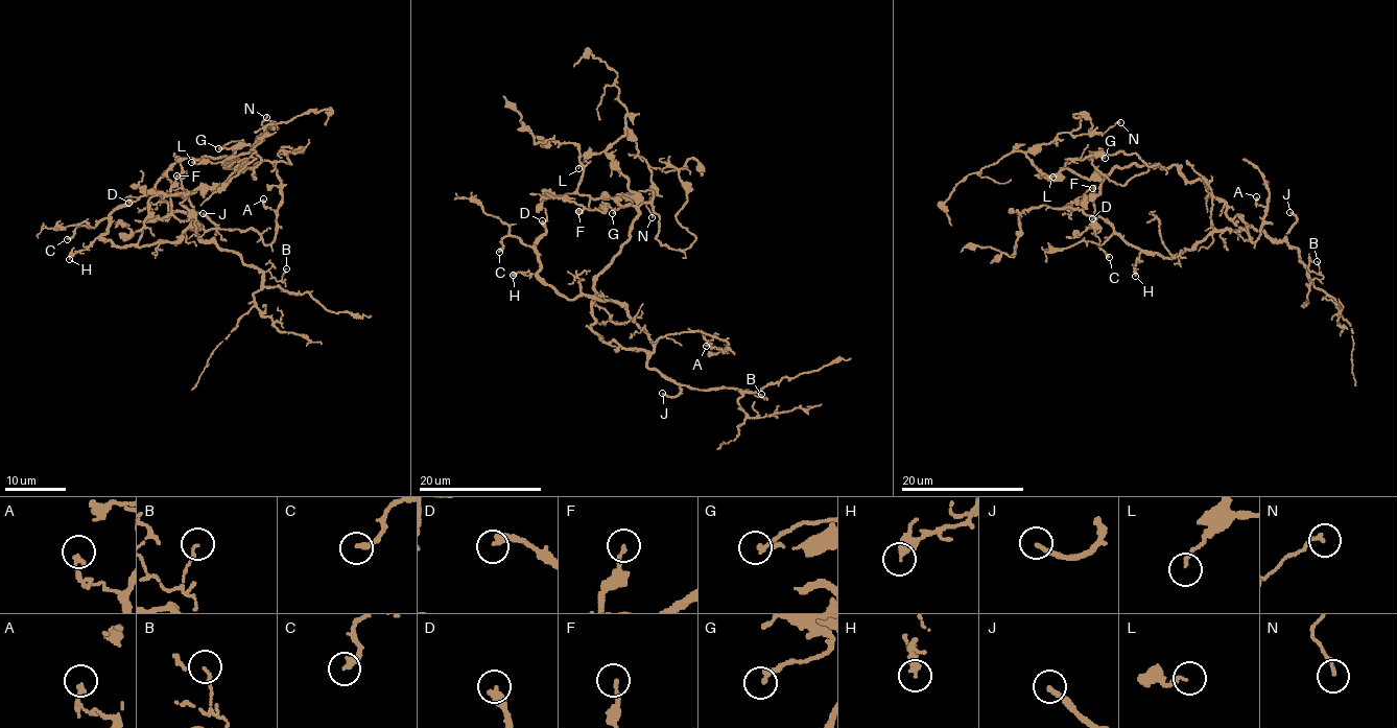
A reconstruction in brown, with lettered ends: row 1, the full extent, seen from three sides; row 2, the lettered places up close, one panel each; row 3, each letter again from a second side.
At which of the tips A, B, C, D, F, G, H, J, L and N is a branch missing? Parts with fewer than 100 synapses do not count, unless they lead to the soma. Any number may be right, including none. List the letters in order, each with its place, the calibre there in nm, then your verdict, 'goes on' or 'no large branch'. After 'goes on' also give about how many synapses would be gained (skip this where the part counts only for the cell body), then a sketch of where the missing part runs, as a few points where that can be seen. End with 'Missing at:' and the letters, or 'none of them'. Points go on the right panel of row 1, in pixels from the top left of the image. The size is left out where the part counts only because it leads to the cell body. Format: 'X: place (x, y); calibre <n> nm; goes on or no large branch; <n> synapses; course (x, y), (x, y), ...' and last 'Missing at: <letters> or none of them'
A: place (1256, 196); calibre 160 nm; no large branch
B: place (1317, 261); calibre 120 nm; no large branch
C: place (1109, 257); calibre 260 nm; no large branch
D: place (1092, 218); calibre 340 nm; no large branch
F: place (1092, 188); calibre 180 nm; no large branch
G: place (1105, 158); calibre 200 nm; no large branch
H: place (1135, 276); calibre 300 nm; no large branch
J: place (1289, 212); calibre 240 nm; goes on; course (1289, 212), (1277, 198), (1251, 181), (1197, 167), (1182, 170), (1161, 159), (1134, 158), (1122, 164), (1099, 164)
L: place (1052, 177); calibre 120 nm; no large branch
N: place (1120, 122); calibre 160 nm; no large branch
Missing at: J

